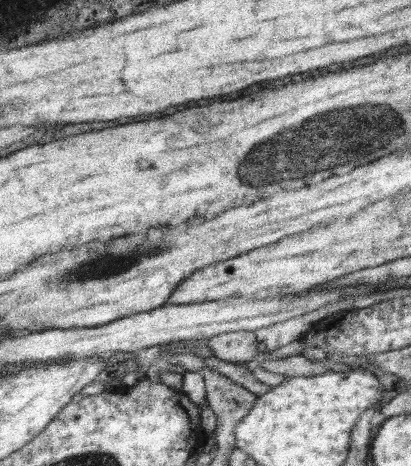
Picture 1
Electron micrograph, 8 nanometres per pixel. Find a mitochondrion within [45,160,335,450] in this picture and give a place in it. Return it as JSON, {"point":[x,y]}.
{"point":[112,264]}

